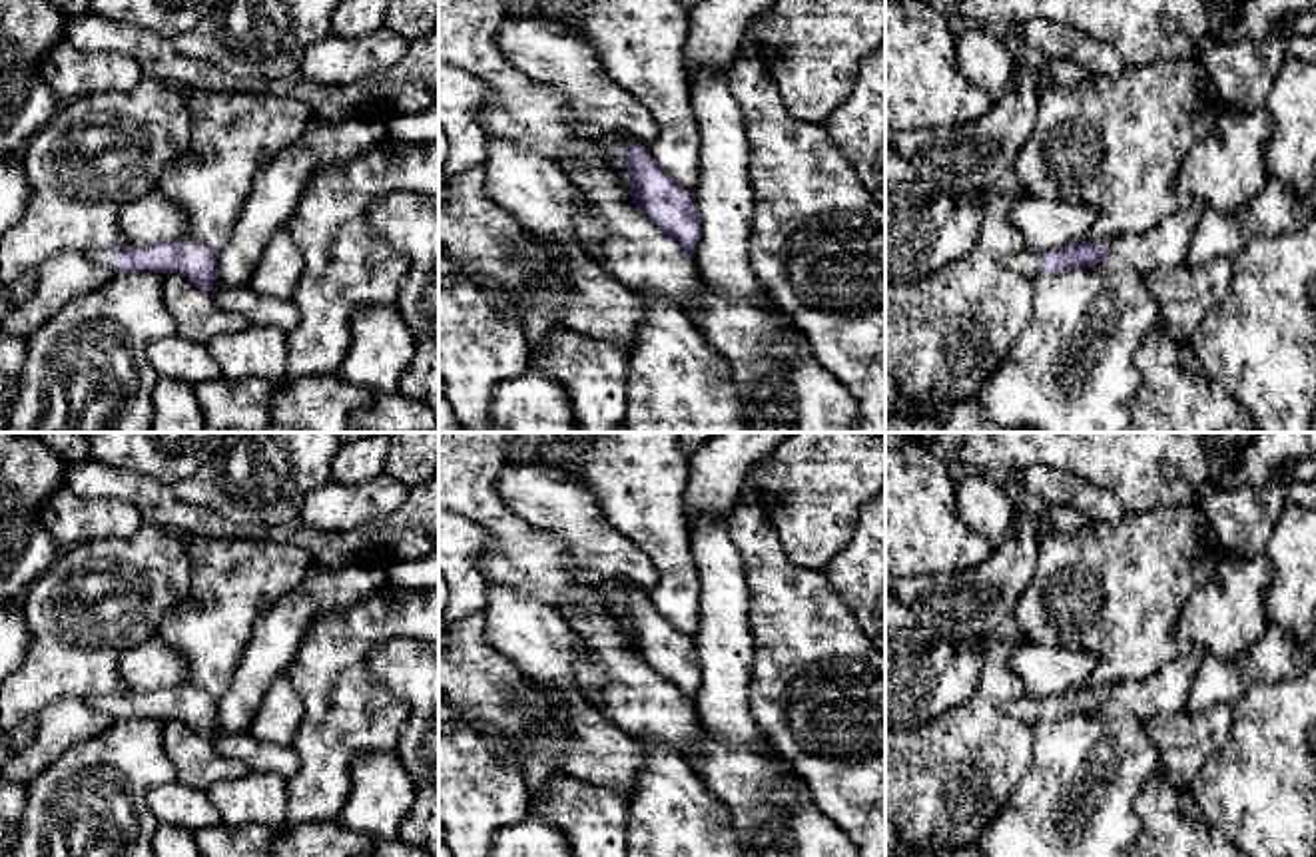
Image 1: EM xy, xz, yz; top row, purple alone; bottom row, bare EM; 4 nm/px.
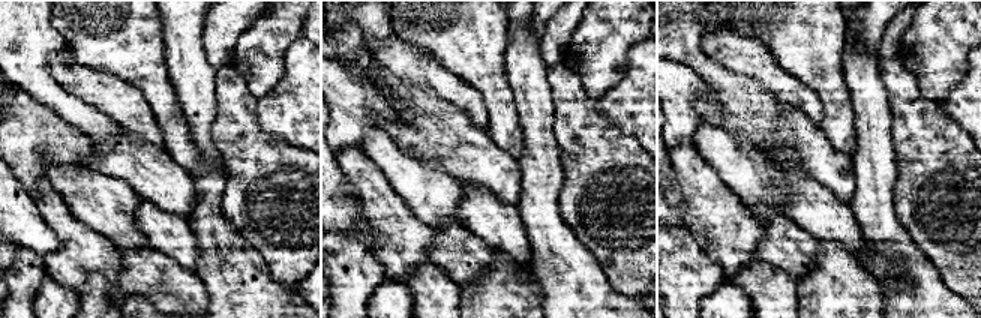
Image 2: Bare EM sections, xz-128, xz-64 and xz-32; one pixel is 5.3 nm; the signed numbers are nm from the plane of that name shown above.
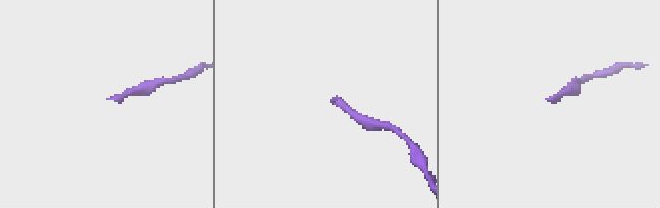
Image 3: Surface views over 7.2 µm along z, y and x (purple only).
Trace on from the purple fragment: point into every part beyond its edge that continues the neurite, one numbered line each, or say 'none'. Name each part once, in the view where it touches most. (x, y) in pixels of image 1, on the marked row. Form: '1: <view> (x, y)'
1: yz (1023, 262)

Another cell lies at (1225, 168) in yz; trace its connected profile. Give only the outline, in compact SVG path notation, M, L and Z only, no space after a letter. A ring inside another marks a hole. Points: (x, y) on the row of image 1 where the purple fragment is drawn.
M1268 108L1250 112L1224 110L1216 126L1198 138L1184 155L1174 177L1174 189L1190 199L1202 199L1206 207L1220 213L1236 213L1270 181L1264 163L1264 147L1272 140L1274 120Z

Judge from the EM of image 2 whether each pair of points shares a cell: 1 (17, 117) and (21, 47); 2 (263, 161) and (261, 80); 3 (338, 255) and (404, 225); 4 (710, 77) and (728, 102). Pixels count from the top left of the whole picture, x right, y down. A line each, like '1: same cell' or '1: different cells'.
1: different cells
2: different cells
3: different cells
4: same cell

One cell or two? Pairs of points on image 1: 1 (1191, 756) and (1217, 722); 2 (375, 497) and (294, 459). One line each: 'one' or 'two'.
1: one
2: two

